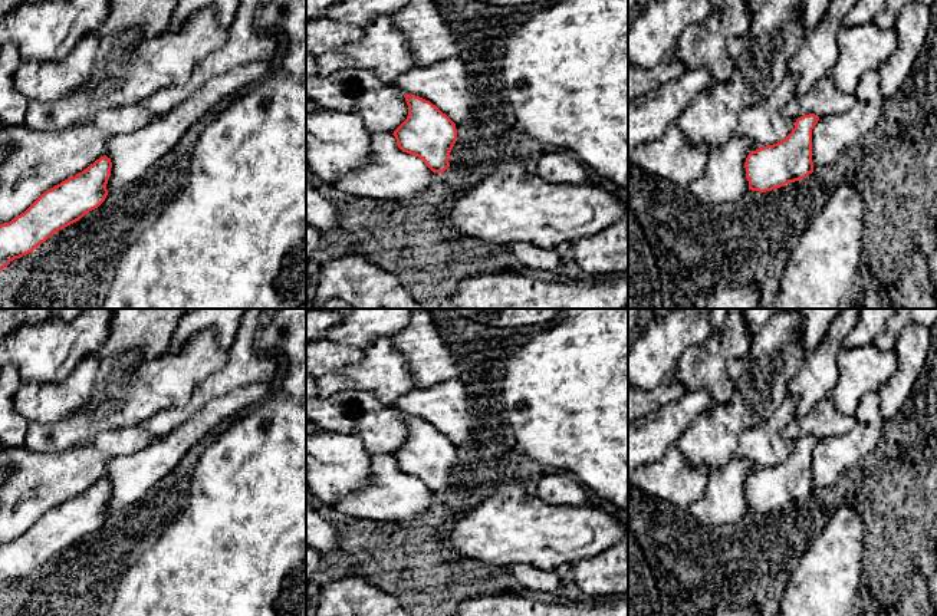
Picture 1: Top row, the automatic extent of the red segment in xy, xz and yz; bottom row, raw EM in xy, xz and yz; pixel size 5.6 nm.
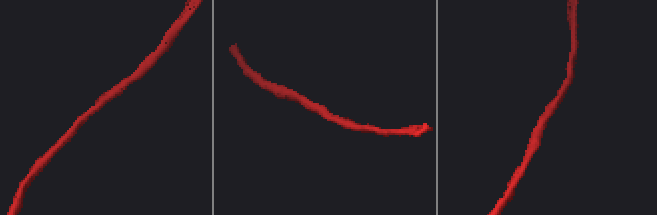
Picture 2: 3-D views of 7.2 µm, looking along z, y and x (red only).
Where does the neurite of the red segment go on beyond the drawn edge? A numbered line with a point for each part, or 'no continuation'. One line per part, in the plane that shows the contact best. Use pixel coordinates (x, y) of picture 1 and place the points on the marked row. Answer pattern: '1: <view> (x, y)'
no continuation

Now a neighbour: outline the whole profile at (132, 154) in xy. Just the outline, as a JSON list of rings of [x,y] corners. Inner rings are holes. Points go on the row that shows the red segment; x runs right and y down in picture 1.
[[[260,60],[233,67],[211,78],[191,98],[148,125],[112,136],[103,154],[112,162],[108,194],[137,181],[160,162],[204,113],[260,82],[274,66],[274,60]]]

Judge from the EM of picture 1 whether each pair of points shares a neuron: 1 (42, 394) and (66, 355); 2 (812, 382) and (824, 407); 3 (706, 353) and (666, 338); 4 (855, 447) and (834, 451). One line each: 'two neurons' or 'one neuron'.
1: two neurons
2: two neurons
3: two neurons
4: one neuron

